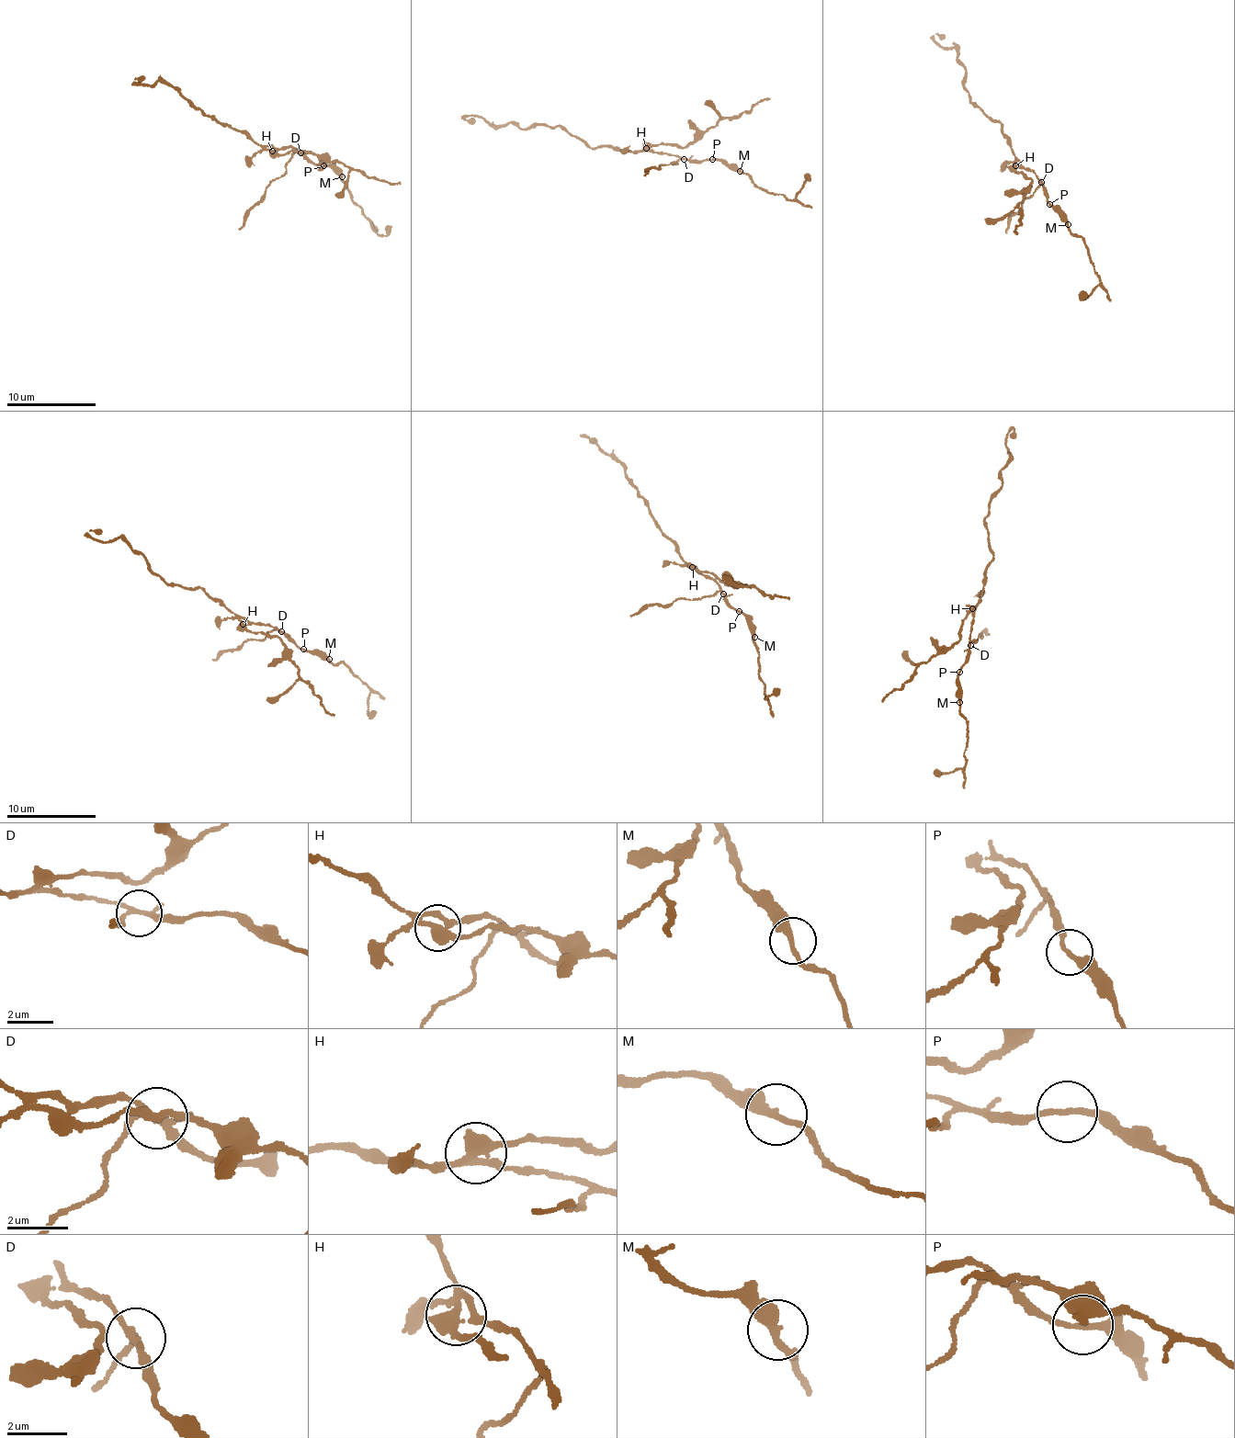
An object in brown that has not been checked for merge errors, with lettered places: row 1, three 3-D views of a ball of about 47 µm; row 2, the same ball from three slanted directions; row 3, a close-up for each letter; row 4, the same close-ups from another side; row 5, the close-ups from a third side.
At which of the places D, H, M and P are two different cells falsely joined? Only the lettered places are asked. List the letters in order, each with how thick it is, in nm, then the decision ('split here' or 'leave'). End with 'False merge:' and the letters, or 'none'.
D: calibre 190 nm; split here
H: calibre 340 nm; split here
M: calibre 300 nm; leave
P: calibre 180 nm; leave
False merge: D, H

